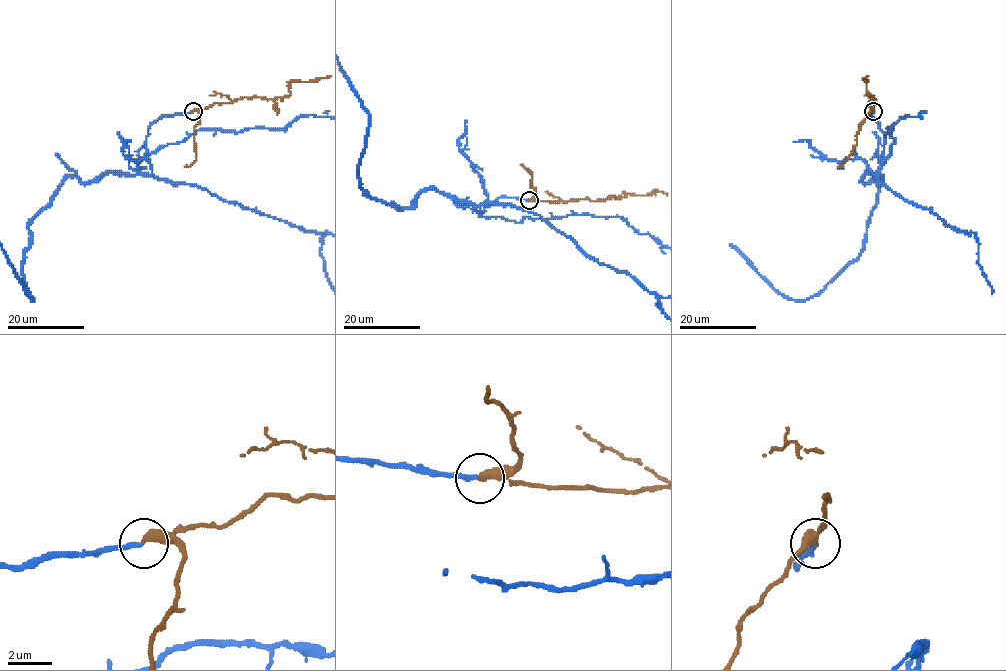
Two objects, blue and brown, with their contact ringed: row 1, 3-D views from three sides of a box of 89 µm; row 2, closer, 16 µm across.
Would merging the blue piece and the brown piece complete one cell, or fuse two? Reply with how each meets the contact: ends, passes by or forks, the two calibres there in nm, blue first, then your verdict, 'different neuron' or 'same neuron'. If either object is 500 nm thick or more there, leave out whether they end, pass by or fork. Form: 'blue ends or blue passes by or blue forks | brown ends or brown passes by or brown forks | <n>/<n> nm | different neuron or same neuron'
blue ends | brown ends | 220/440 nm | same neuron

